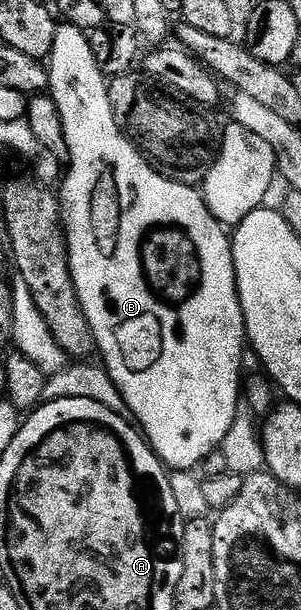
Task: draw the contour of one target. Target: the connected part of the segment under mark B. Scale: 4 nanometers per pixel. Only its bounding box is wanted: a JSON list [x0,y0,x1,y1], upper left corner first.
[47,25,247,471]

